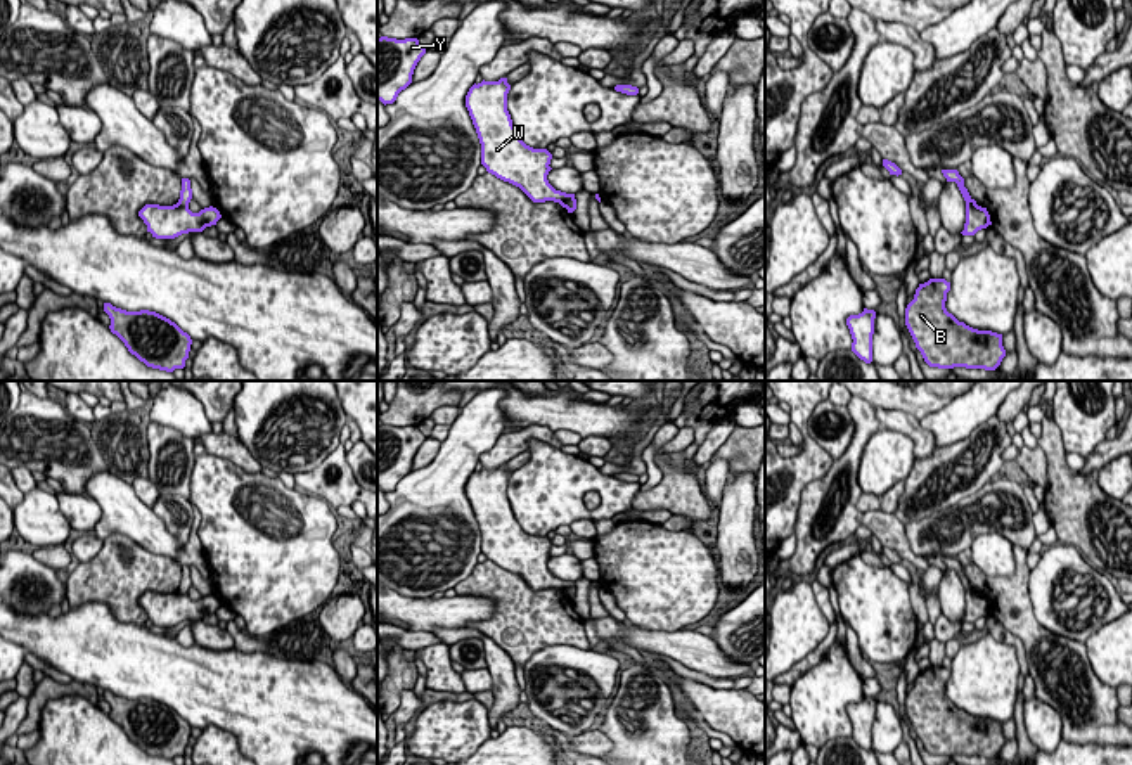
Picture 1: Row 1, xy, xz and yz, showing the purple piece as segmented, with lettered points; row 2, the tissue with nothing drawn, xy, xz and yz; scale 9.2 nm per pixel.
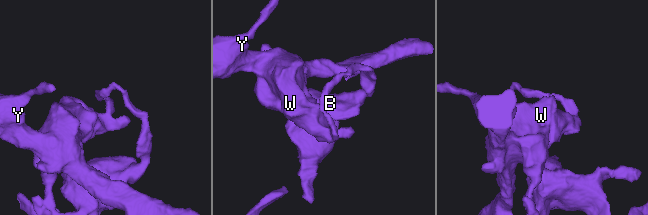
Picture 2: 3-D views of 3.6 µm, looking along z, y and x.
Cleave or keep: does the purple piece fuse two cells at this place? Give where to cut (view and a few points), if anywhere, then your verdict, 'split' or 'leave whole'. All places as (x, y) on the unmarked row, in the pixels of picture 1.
cut xy (177, 591), (187, 596); split

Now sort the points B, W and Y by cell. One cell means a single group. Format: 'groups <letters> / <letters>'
groups B / W Y

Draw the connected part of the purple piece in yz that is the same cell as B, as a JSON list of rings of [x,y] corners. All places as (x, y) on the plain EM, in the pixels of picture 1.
[[[929,666],[916,677],[905,696],[905,713],[916,736],[929,755],[995,758],[1006,744],[1002,722],[959,710],[945,696],[949,678],[945,666]]]

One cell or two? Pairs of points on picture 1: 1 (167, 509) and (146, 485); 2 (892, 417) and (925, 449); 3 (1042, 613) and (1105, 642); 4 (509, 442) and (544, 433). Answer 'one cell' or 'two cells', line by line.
1: two cells
2: one cell
3: two cells
4: one cell

